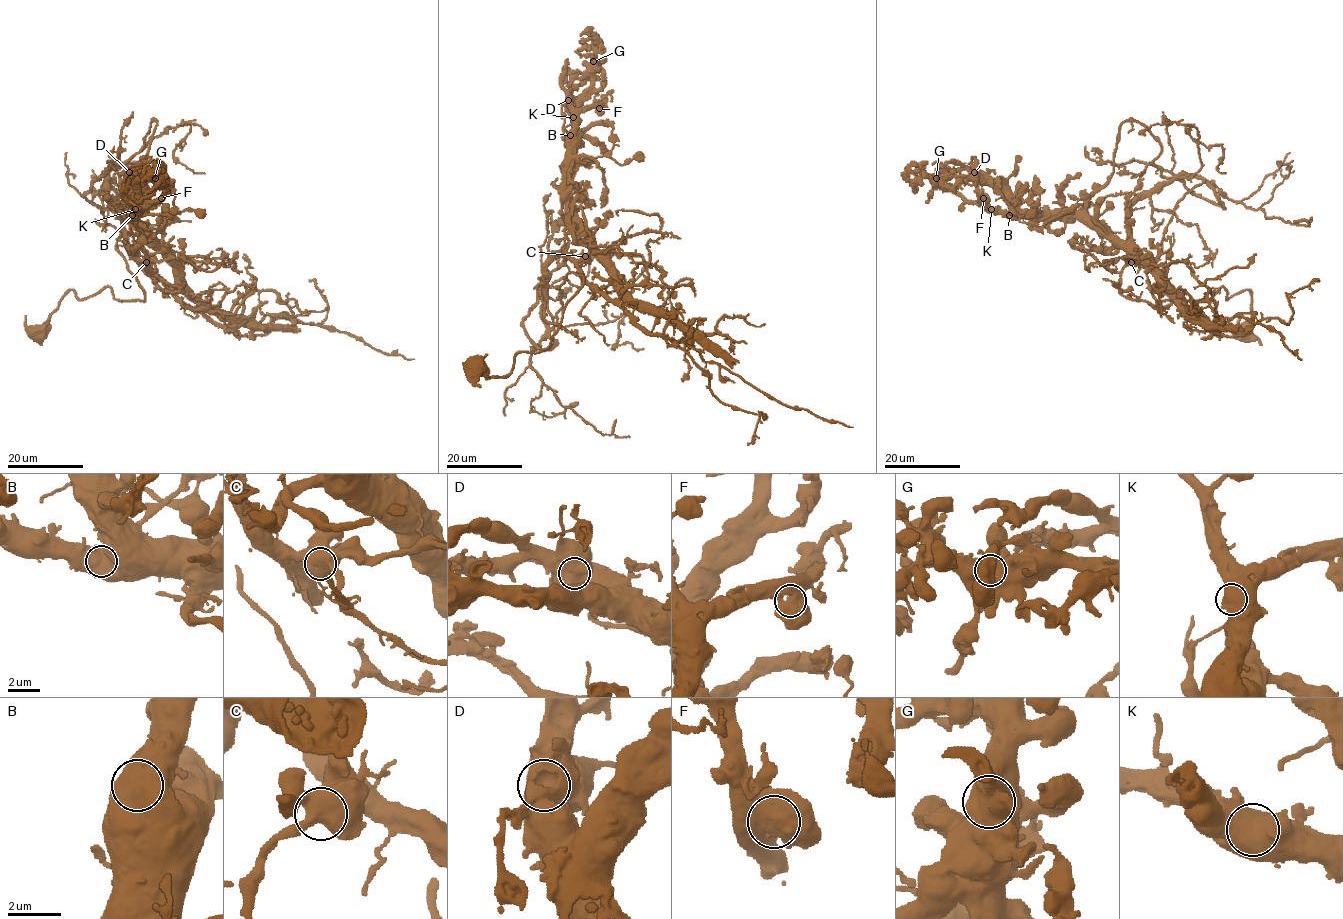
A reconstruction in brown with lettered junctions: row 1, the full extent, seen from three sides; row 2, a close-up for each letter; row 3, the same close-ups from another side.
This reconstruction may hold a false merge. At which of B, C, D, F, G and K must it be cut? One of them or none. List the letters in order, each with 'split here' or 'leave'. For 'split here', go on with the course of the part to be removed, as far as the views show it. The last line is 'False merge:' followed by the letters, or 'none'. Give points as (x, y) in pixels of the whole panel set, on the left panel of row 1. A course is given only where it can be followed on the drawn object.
B: leave
C: leave
D: split here | (129, 172), (130, 220), (156, 121), (106, 196), (192, 310), (414, 359)
F: leave
G: leave
K: leave
False merge: D

